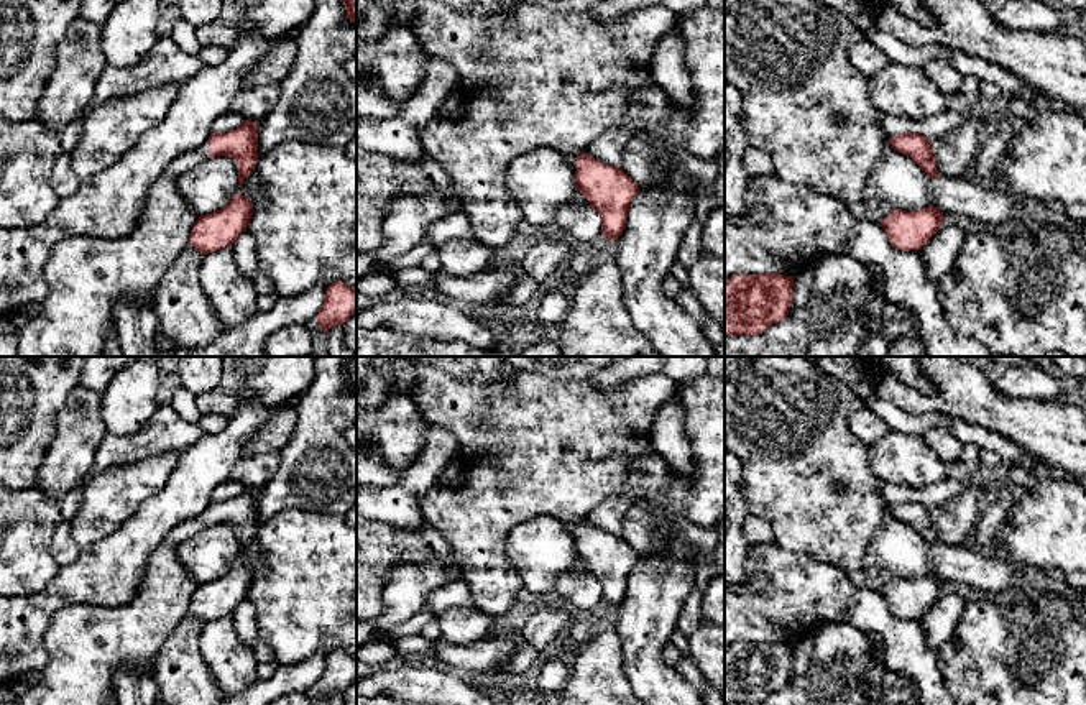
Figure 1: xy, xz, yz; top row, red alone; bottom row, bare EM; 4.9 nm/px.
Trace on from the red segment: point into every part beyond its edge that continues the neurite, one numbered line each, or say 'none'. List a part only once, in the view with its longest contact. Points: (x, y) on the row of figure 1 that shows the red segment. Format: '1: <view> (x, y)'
1: xy (197, 155)

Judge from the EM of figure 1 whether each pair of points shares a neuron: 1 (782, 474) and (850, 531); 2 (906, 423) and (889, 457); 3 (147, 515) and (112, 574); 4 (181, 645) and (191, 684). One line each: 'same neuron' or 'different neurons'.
1: same neuron
2: different neurons
3: same neuron
4: same neuron

